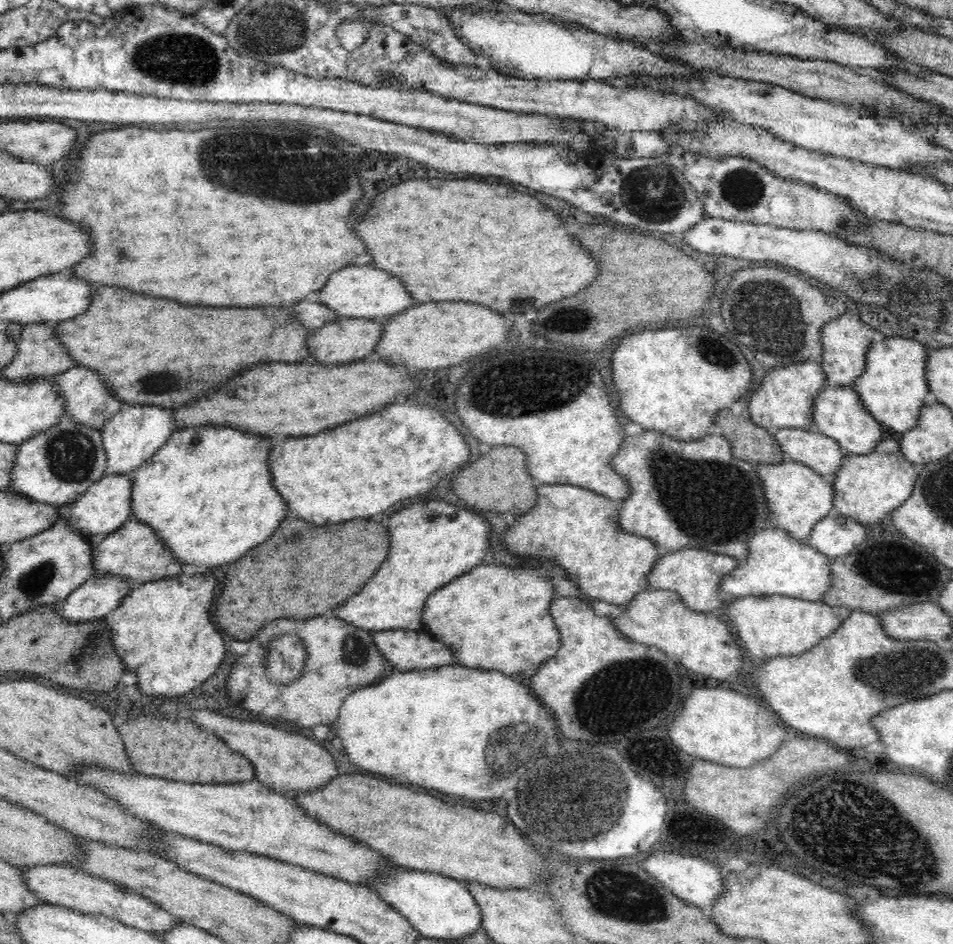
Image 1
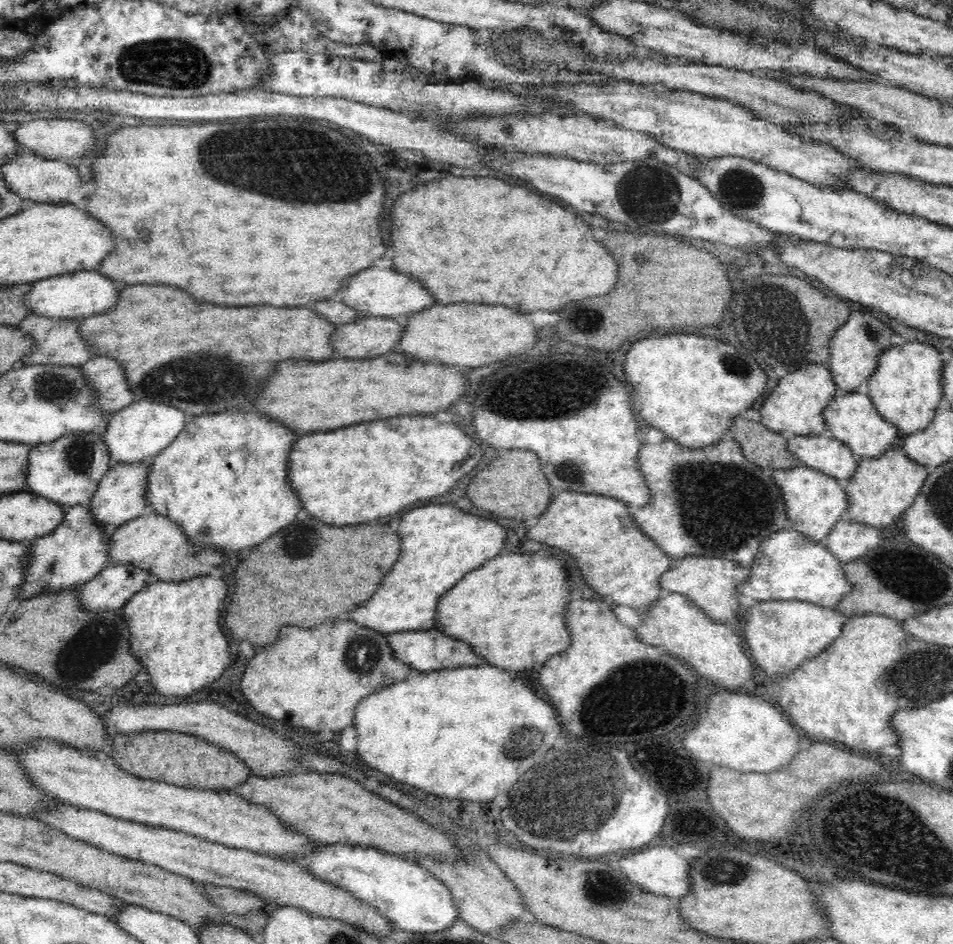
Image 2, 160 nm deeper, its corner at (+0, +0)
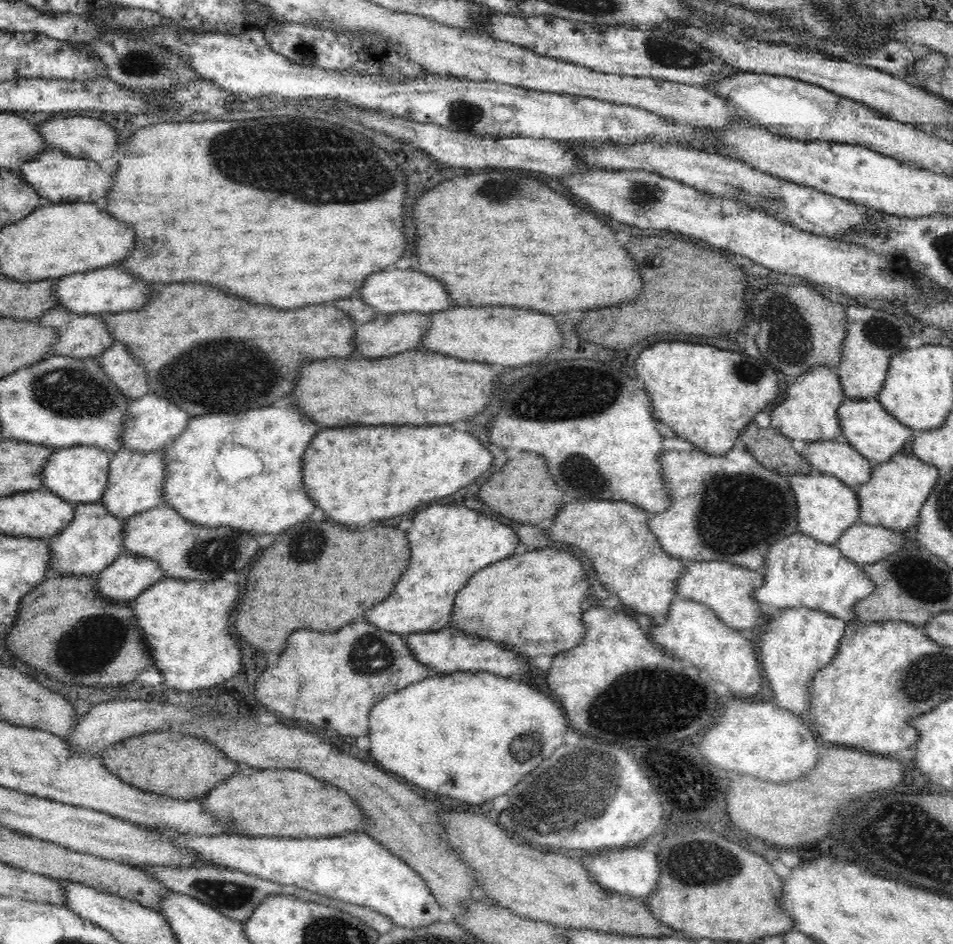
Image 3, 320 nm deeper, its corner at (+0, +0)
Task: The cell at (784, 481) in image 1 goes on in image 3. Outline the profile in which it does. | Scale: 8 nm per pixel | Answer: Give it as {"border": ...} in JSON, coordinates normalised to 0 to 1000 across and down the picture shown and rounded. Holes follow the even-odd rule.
{"border":[[[841,502],[828,506],[836,534],[838,561],[865,576],[878,576],[884,566],[894,556],[901,555],[902,533],[898,519],[873,503]]]}

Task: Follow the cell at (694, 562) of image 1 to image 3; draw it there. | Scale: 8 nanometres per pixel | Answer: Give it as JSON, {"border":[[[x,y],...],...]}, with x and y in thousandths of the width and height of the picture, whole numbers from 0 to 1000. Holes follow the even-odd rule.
{"border":[[[754,593],[725,595],[710,617],[710,629],[711,632],[744,642],[753,651],[753,655],[766,665],[775,668],[788,668],[792,663],[800,662],[799,659],[804,653],[804,650],[797,648],[796,640],[793,638],[792,631],[790,631],[791,626],[797,623],[802,615],[803,609],[801,604],[789,604]]]}

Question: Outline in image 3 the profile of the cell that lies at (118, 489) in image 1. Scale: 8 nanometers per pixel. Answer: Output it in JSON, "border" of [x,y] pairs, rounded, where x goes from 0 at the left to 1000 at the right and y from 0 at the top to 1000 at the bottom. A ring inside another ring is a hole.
{"border":[[[129,472],[115,483],[113,513],[105,531],[120,547],[133,551],[145,542],[172,533],[171,517],[175,503],[172,478],[143,479]]]}

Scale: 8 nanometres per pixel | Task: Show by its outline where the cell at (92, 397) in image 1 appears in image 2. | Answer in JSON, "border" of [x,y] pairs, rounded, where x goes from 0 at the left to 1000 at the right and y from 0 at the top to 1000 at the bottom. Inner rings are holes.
{"border":[[[103,374],[89,383],[86,391],[95,405],[97,412],[101,414],[104,428],[111,439],[119,440],[141,425],[132,396],[121,379]]]}

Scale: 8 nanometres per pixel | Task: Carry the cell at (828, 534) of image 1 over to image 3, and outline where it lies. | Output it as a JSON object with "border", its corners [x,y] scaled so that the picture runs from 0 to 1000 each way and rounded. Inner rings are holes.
{"border":[[[901,554],[894,556],[884,566],[878,578],[886,589],[900,600],[908,601],[919,597],[942,584],[953,582],[949,568],[944,572],[942,564],[949,563]]]}

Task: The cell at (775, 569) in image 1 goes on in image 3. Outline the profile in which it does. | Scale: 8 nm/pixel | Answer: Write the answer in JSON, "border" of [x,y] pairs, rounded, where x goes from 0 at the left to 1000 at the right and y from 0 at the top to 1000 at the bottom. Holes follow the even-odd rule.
{"border":[[[837,564],[823,569],[807,583],[801,602],[802,619],[791,626],[790,631],[795,638],[812,644],[856,645],[891,660],[898,657],[897,642],[918,624],[906,601],[886,589],[878,576],[865,576]]]}

